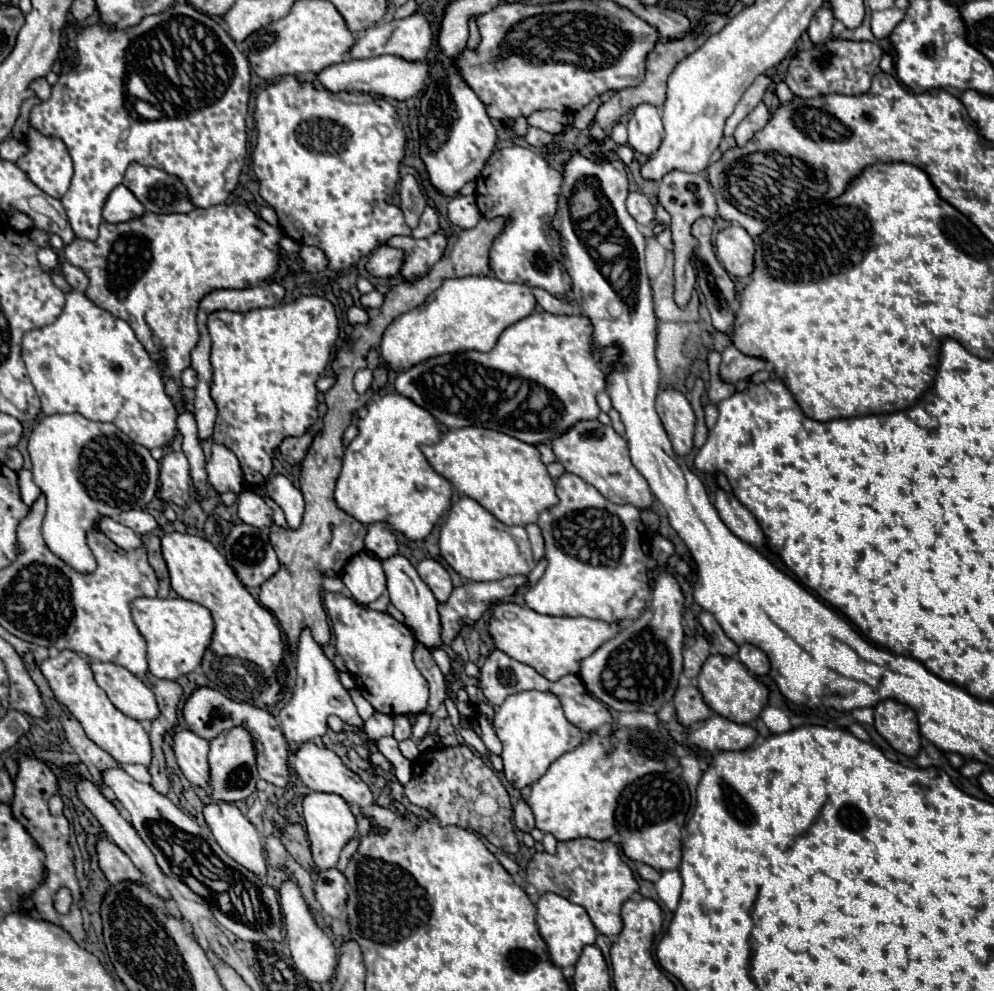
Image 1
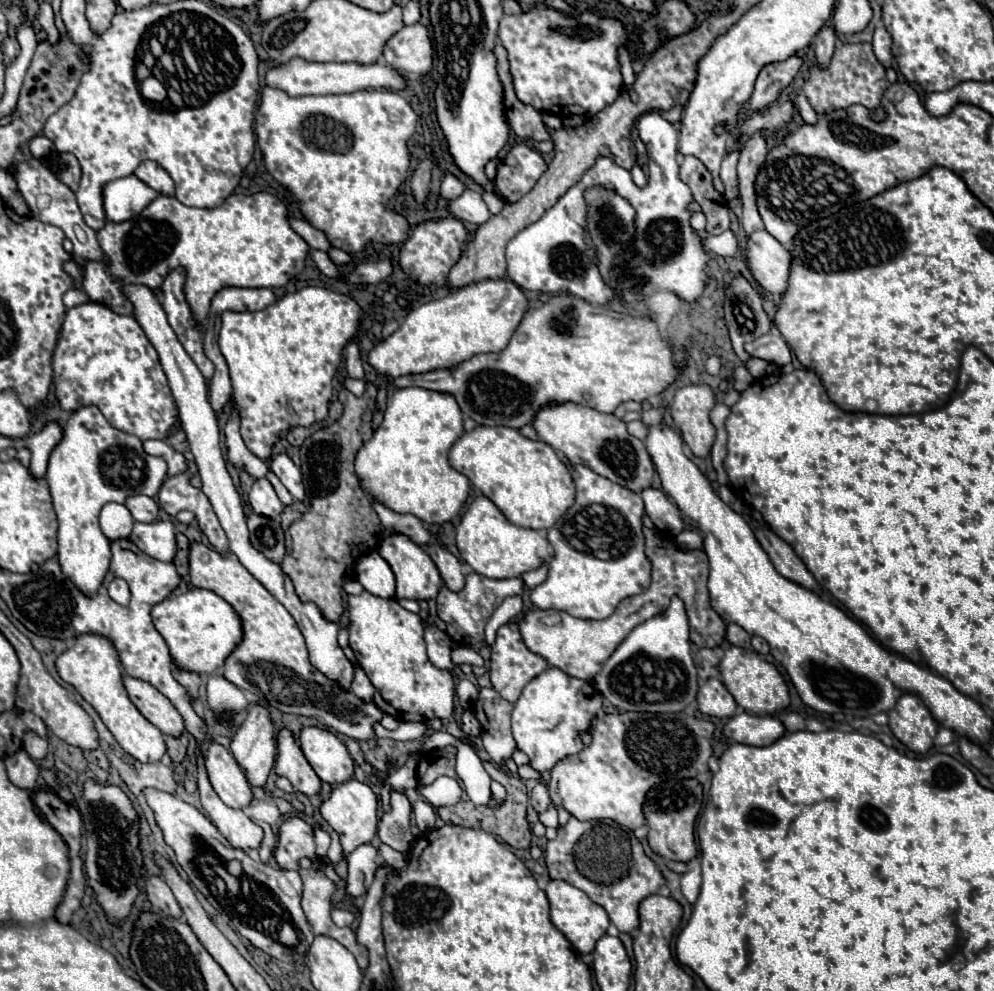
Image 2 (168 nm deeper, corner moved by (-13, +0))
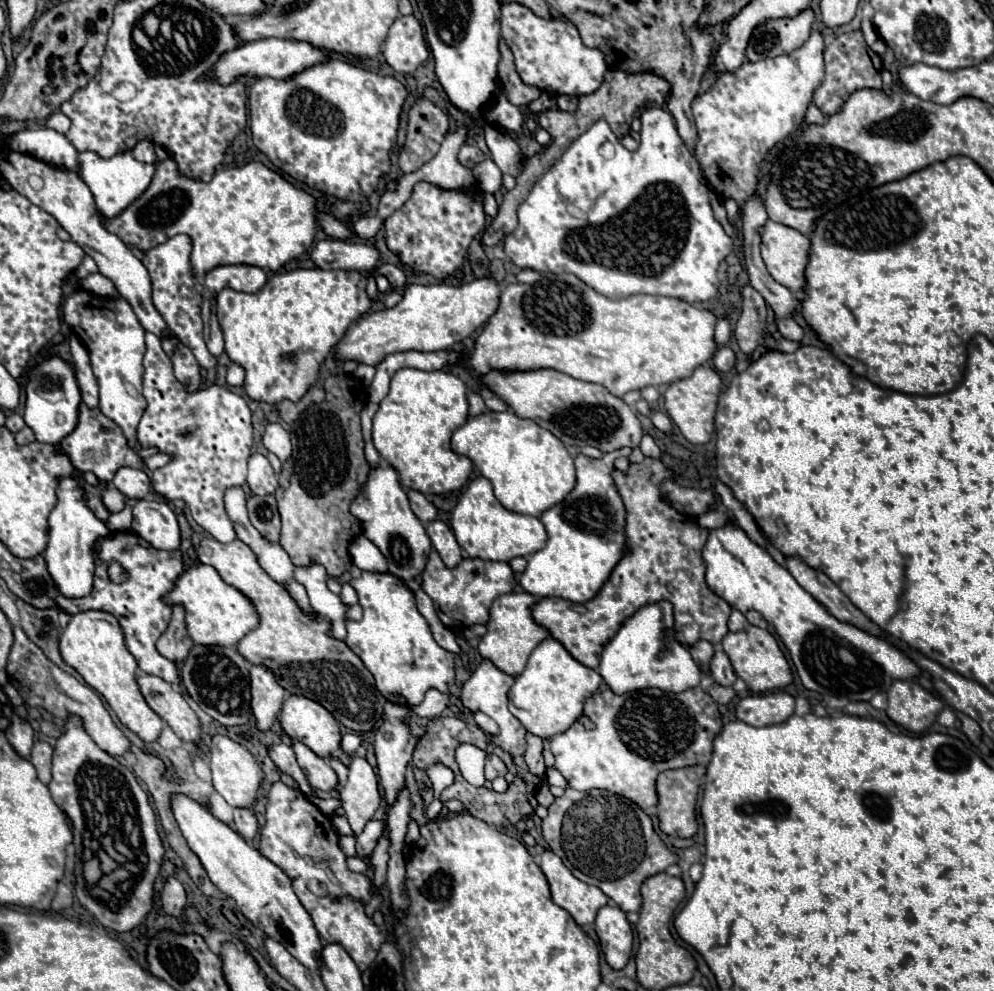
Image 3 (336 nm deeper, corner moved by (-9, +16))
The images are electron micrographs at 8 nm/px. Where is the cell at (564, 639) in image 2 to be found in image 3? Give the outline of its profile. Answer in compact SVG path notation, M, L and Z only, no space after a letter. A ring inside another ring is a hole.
M645 458L643 462L631 462L627 472L613 470L615 486L619 488L619 496L627 510L625 554L621 556L619 564L611 570L611 576L607 578L603 588L597 592L597 596L593 600L589 600L587 604L579 606L579 604L573 604L573 602L567 602L561 598L543 598L533 606L535 622L545 626L551 632L551 636L555 640L559 640L575 660L579 660L581 664L585 664L593 670L599 666L599 658L601 658L605 644L615 636L615 632L619 632L621 624L647 604L657 604L663 600L673 604L675 640L685 648L691 648L697 640L707 640L711 644L719 644L723 640L723 636L727 634L727 620L729 620L729 614L733 608L721 596L715 596L715 592L711 592L705 582L705 564L703 564L701 552L707 542L709 530L699 528L699 524L695 524L695 520L697 520L695 516L679 514L667 502L667 496L661 494L661 482L671 480L673 476L675 476L675 472L669 470L659 458Z

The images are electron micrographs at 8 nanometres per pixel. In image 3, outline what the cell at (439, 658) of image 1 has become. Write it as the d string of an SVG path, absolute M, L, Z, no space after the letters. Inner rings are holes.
M527 732L527 752L525 752L525 762L529 766L529 770L543 778L545 776L545 762L543 762L543 738L535 736L535 734L529 734Z

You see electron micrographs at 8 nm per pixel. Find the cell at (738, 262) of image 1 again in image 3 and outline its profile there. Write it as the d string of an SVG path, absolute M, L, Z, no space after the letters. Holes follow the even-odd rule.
M769 220L761 242L761 258L769 274L793 292L805 290L805 266L809 262L811 240L801 232Z

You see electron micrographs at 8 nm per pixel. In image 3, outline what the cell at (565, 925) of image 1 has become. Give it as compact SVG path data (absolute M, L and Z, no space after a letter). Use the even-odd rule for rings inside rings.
M551 850L541 854L541 870L549 880L555 904L565 908L579 926L595 922L597 910L609 902L609 898L597 886L577 880Z

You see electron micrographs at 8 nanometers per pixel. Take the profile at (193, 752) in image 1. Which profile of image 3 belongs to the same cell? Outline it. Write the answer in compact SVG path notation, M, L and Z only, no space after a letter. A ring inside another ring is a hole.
M215 734L211 738L209 760L211 760L211 770L213 770L213 788L227 800L227 804L235 808L249 808L255 802L261 780L263 780L263 770L259 768L253 754L239 742L233 742L227 736Z

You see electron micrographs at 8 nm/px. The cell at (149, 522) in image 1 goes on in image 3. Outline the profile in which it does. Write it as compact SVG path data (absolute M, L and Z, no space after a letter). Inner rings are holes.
M119 468L115 472L115 478L113 478L113 486L125 496L125 498L131 498L131 500L141 500L141 498L147 498L149 492L151 492L151 482L149 482L149 476L145 470L139 470L139 468Z

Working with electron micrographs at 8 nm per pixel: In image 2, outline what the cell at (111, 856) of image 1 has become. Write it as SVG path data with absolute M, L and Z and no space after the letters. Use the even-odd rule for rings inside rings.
M149 876L145 882L145 892L147 892L153 908L165 912L167 916L181 918L181 908L177 904L171 888L165 884L165 880L161 880L159 876Z

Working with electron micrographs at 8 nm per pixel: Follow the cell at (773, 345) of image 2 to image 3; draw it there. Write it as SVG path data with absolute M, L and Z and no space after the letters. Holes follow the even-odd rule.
M783 318L777 322L779 332L787 338L787 340L801 340L803 338L803 328L793 320L793 318Z

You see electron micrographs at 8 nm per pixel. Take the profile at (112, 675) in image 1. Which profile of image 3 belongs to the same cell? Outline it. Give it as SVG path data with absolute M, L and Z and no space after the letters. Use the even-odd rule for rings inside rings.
M139 674L137 682L147 704L171 726L171 730L183 742L197 742L201 738L201 722L195 710L171 684L149 674Z

